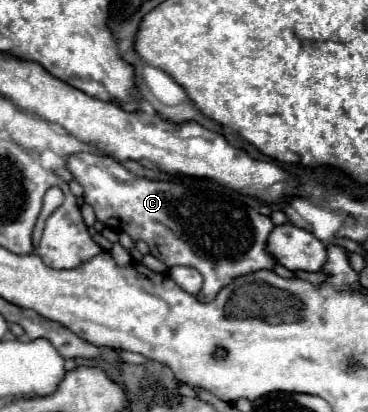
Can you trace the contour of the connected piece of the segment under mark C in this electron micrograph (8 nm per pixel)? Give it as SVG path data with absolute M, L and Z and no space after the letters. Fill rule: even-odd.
M72 153L66 157L66 169L72 173L74 181L78 181L84 189L84 201L94 209L96 219L114 231L128 233L134 241L146 241L150 253L160 259L168 269L176 265L194 267L202 277L204 285L200 289L198 299L208 303L216 297L216 293L232 283L232 279L254 273L258 269L274 269L276 259L268 255L268 235L272 233L272 219L248 207L242 201L220 195L216 191L192 189L176 181L152 181L146 177L138 177L128 171L120 161L102 157L96 153Z

